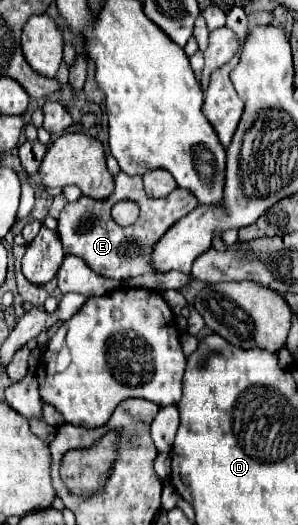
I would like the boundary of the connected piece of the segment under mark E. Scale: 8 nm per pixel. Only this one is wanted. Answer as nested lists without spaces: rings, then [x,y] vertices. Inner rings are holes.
[[[118,172],[114,176],[114,194],[106,200],[94,200],[88,196],[78,198],[76,202],[68,202],[58,218],[58,236],[62,240],[64,252],[82,258],[96,274],[112,280],[122,280],[130,276],[154,274],[156,268],[152,264],[152,250],[156,242],[174,226],[180,218],[190,214],[198,206],[196,196],[192,196],[184,188],[176,188],[170,196],[152,200],[146,196],[142,188],[142,176],[126,176]],[[120,200],[134,200],[140,204],[140,216],[132,226],[118,226],[112,216],[112,204]]]

